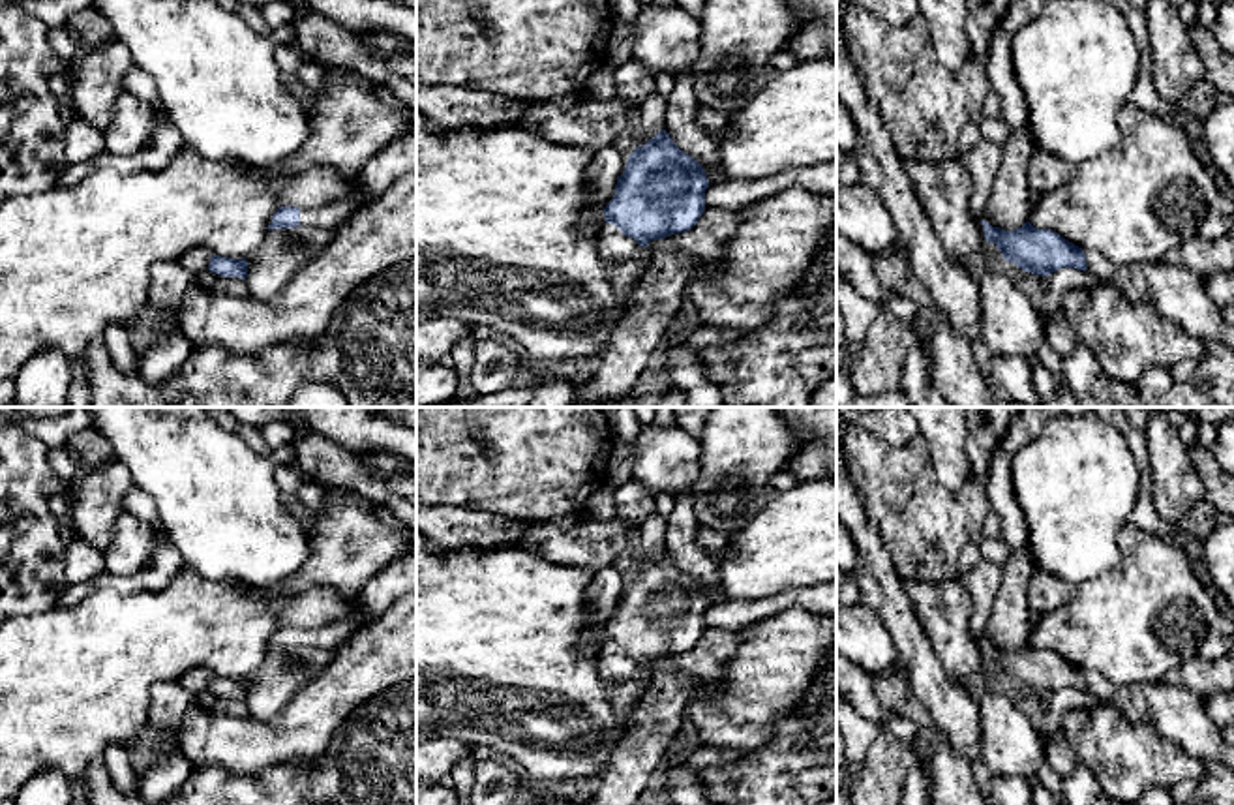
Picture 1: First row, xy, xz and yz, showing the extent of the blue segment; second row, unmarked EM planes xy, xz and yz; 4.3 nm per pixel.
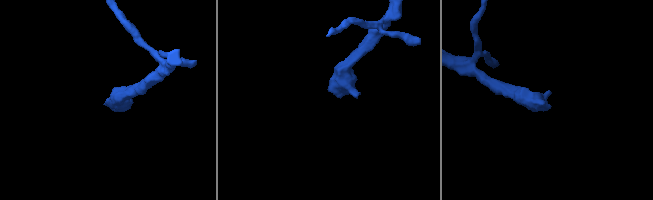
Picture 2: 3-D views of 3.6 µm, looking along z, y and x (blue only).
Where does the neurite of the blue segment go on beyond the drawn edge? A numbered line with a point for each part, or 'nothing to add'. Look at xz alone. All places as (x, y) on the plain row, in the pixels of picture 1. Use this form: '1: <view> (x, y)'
1: xz (616, 667)

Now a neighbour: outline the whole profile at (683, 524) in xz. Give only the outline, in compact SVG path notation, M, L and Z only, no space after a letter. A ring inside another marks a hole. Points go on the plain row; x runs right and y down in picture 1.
M690 490L675 497L673 510L668 516L666 552L685 574L703 587L709 604L724 602L718 561L696 544L698 529L694 490Z

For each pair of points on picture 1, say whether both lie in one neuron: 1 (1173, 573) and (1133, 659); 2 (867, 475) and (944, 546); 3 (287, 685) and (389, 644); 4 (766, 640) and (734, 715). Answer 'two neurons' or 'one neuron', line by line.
1: one neuron
2: one neuron
3: two neurons
4: one neuron

